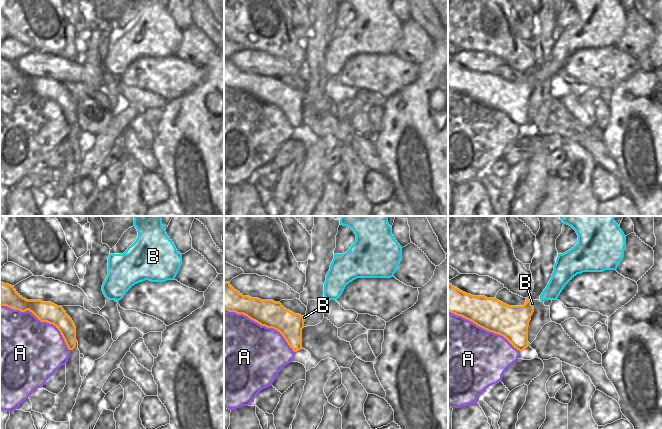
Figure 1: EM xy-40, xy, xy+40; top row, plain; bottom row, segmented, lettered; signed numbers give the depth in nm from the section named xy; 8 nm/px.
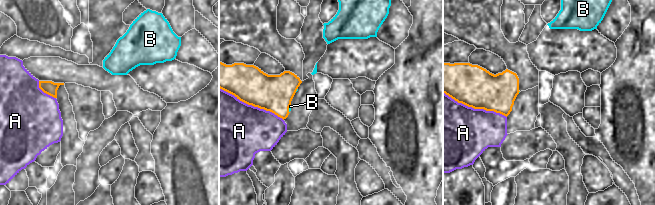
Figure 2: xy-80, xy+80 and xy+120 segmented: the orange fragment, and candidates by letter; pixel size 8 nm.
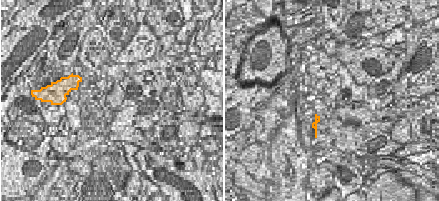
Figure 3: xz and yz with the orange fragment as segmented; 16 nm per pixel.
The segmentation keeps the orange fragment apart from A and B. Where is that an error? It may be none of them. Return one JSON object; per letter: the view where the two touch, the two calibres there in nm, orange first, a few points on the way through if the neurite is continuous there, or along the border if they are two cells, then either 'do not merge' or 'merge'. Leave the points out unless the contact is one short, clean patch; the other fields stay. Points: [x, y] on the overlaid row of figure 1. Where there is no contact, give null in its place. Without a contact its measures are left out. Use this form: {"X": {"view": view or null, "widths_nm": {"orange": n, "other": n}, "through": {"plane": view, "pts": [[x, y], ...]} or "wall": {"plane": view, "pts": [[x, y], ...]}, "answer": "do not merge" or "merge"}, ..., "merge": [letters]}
{"A": {"view": "xy-40", "widths_nm": {"orange": 160, "other": 480}, "answer": "do not merge"}, "B": {"view": "xy", "widths_nm": {"orange": 200, "other": 20}, "through": {"plane": "xy", "pts": [[273, 315], [280, 319], [303, 319], [304, 317]]}, "answer": "merge"}, "merge": ["B"]}

